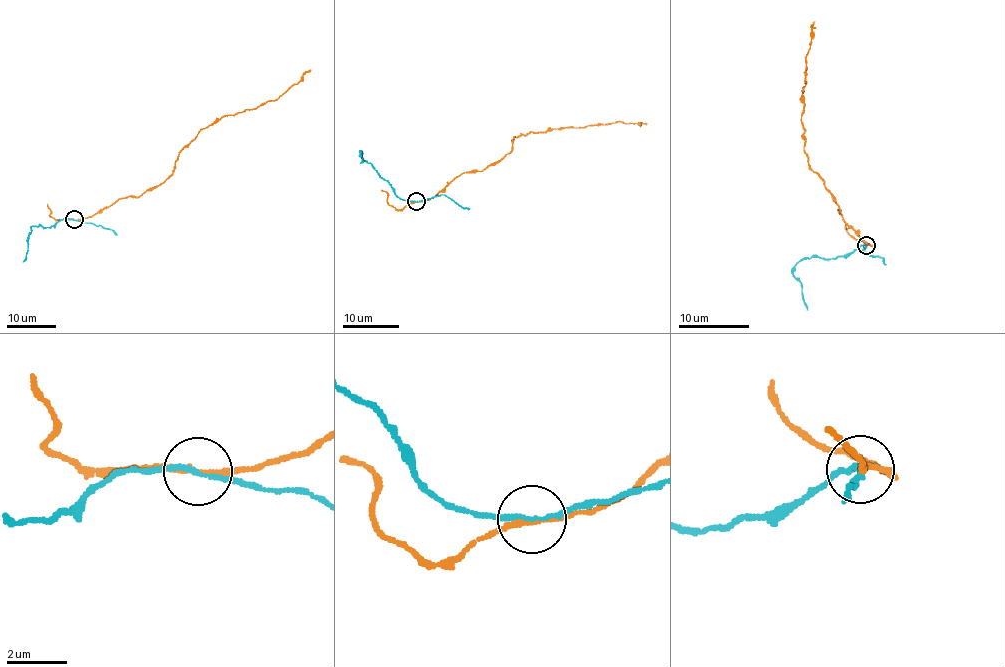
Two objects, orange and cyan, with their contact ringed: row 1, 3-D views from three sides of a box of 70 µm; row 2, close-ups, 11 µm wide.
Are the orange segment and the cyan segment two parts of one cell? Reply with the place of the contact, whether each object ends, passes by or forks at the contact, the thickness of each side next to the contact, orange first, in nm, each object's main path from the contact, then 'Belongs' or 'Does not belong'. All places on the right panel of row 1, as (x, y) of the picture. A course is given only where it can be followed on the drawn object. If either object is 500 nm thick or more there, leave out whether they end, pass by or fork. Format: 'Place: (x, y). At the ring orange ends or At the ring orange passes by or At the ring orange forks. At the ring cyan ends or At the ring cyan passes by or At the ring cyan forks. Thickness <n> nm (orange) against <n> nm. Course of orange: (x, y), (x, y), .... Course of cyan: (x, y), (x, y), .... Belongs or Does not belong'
Place: (866, 245). At the ring orange passes by. At the ring cyan passes by. Thickness 170 nm (orange) against 160 nm. Course of orange: (865, 245), (810, 167), (804, 150), (802, 91), (806, 81), (806, 55), (810, 48), (815, 21). Course of cyan: (865, 245), (835, 259), (802, 260), (795, 267), (792, 275), (801, 284), (801, 295), (807, 309). Does not belong

